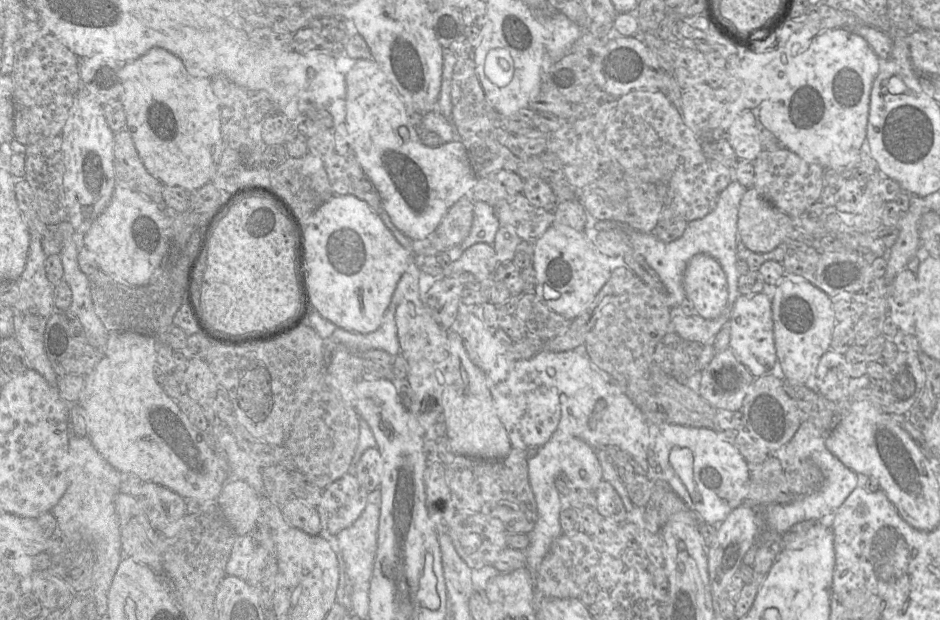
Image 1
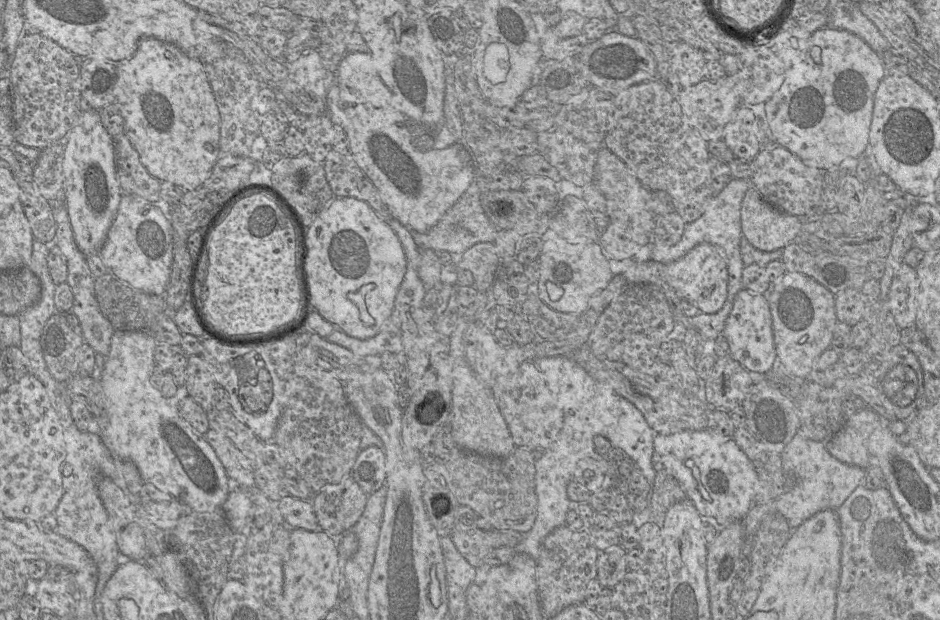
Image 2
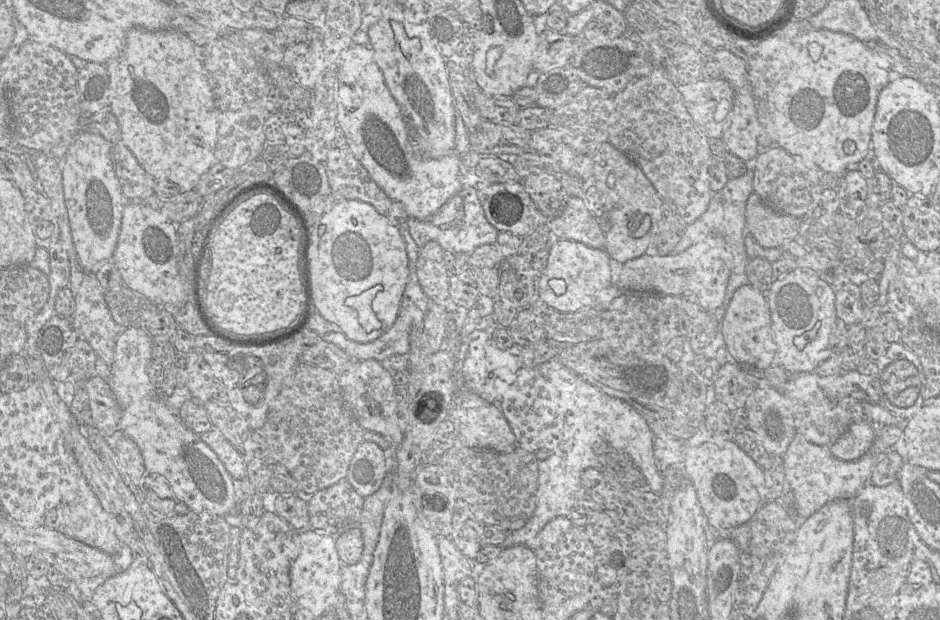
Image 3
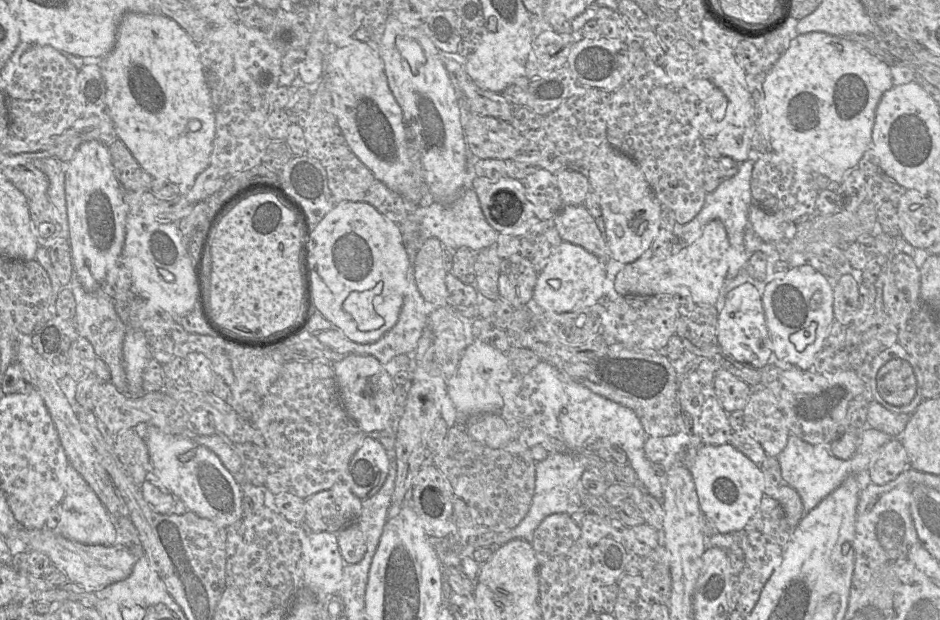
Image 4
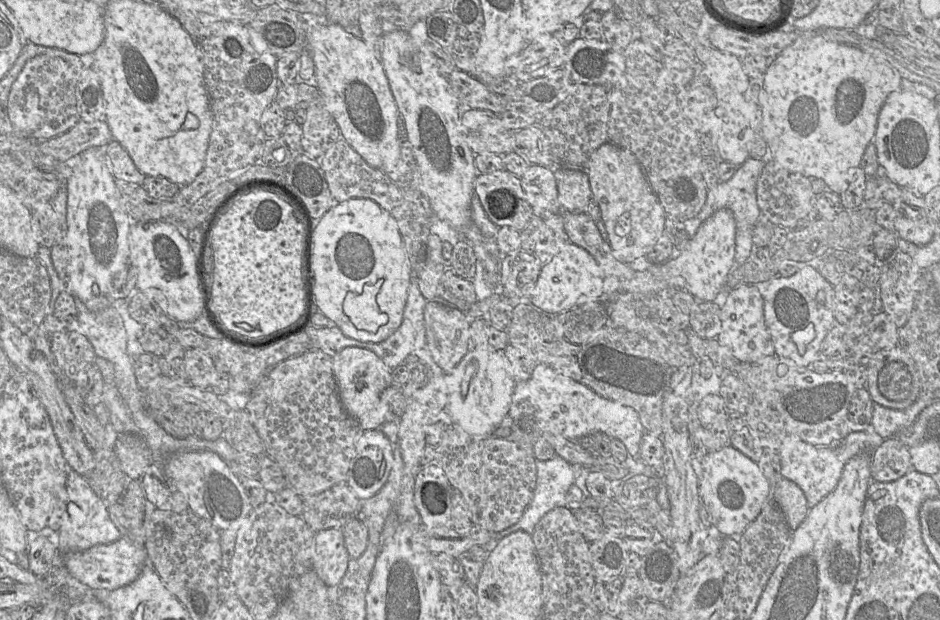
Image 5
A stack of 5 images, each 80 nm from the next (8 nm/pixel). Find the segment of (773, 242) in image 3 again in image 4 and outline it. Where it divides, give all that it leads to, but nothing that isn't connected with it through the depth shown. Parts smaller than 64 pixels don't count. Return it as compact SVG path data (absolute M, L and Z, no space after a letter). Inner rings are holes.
M755 203L750 206L748 219L757 236L768 243L776 243L785 239L787 225L795 224L775 217Z

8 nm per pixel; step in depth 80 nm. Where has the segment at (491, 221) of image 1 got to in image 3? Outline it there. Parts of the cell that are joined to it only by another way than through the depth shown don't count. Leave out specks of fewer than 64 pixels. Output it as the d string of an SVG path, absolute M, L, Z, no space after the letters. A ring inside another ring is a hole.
M473 182L466 184L432 216L423 220L409 218L407 227L419 249L429 241L436 241L443 250L454 254L470 254L479 246L495 244L499 233L486 219Z

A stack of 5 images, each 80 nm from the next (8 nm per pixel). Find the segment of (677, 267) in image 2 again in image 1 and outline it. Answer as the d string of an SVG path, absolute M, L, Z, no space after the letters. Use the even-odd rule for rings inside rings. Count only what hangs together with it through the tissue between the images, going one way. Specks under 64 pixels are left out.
M700 253L691 258L684 272L683 288L697 315L704 319L717 318L726 307L726 274L720 263L708 254Z

